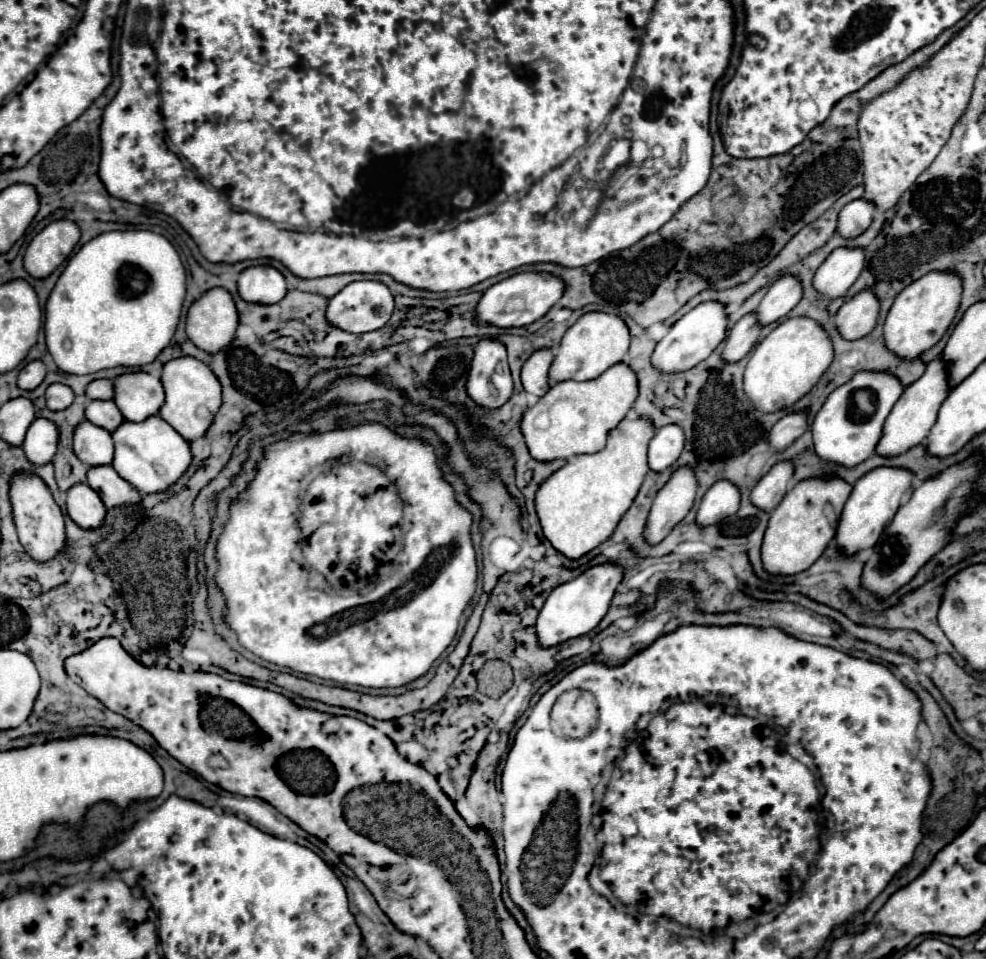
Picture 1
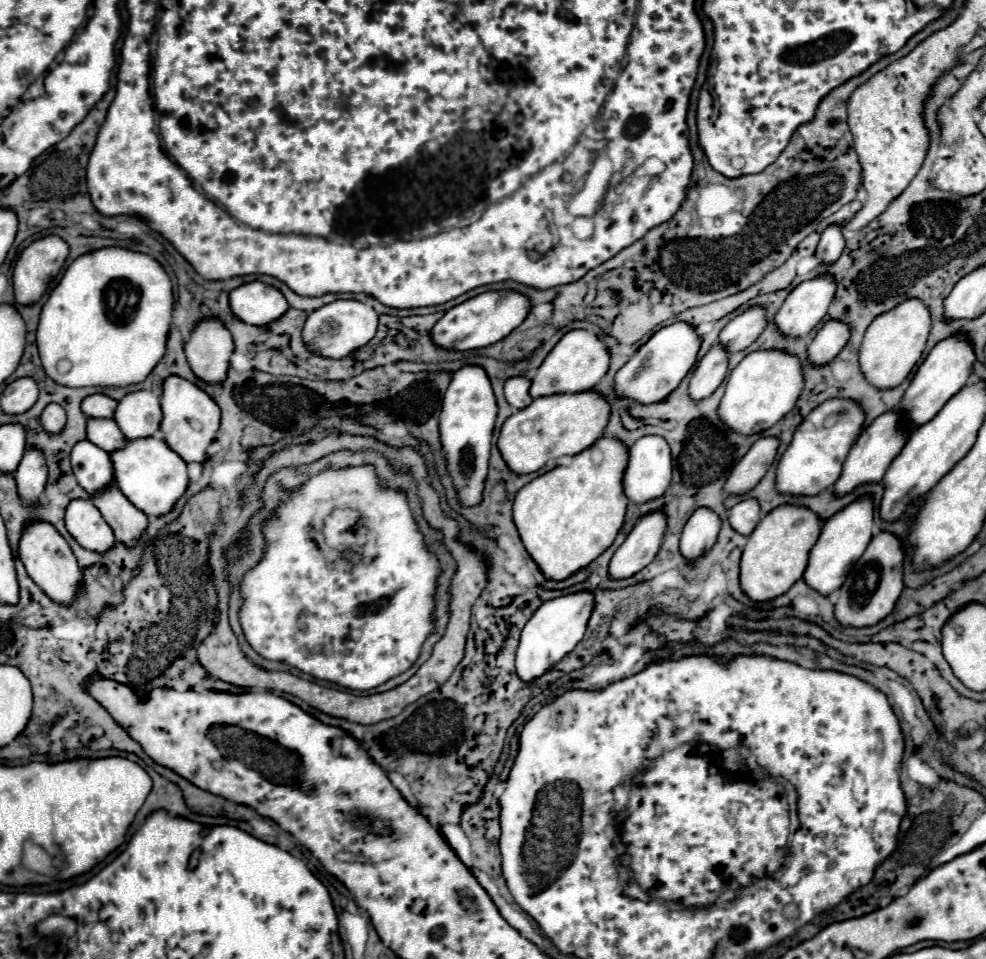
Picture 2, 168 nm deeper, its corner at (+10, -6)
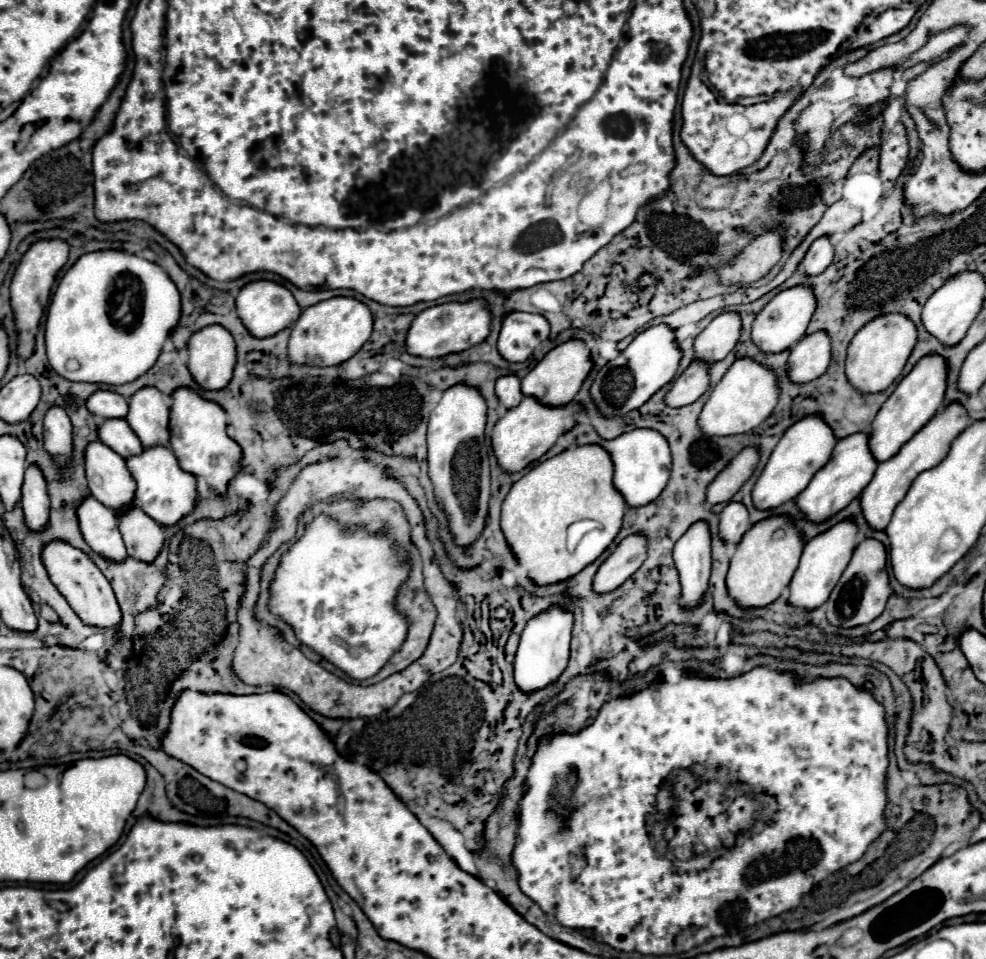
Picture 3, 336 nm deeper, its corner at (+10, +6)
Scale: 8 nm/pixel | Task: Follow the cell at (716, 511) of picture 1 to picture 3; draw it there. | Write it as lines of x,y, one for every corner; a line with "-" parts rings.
696,522
690,526
690,530
676,542
674,546
674,562
676,570
680,574
680,586
682,586
682,602
686,610
696,610
700,602
706,596
708,590
708,578
710,578
710,532
706,522

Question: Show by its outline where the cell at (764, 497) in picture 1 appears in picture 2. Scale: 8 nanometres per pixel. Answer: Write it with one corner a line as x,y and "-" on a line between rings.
746,498
742,502
738,502
732,510
730,510
730,524
736,532
748,536
756,524
760,522
762,514
760,514
760,504
756,498

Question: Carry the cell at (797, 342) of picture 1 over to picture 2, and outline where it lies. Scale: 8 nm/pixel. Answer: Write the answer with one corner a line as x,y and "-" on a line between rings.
756,350
750,352
728,376
726,392
720,402
720,418
740,434
756,434
774,426
784,414
788,414
804,388
802,364
790,352

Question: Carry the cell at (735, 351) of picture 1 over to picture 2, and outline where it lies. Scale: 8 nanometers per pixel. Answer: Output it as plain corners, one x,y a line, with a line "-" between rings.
716,342
710,352
698,362
692,380
690,380
690,396
694,400
708,398
724,380
728,372
728,352
720,348
720,342

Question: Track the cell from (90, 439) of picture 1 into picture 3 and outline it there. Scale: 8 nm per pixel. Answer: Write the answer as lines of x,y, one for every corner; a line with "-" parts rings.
102,442
86,448
86,478
92,496
106,508
120,512
134,504
136,482
126,468
126,460

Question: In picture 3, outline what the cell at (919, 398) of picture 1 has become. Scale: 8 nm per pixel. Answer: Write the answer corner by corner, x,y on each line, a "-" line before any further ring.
860,432
856,436
848,436
844,440
838,440
832,458
824,468
820,468
810,484
796,496
796,506
804,514
806,520
820,524
832,516
836,516
840,510
844,510
854,498
860,496
860,492
868,486
876,472
876,460
872,460
872,454
868,452
868,434

